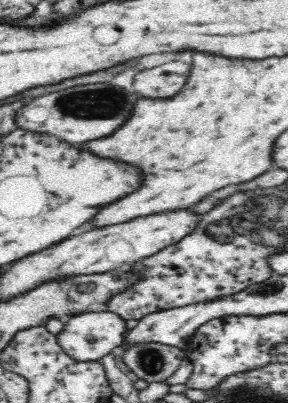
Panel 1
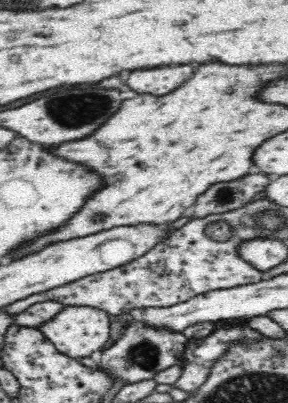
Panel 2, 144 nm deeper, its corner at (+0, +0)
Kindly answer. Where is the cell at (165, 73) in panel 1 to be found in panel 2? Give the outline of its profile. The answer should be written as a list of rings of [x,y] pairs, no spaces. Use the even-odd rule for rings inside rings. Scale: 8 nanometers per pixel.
[[[160,66],[150,70],[134,70],[130,78],[126,80],[128,86],[140,94],[154,94],[164,96],[172,90],[176,90],[184,80],[192,76],[192,66]]]

